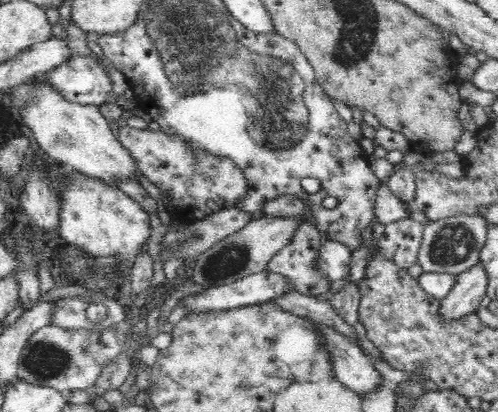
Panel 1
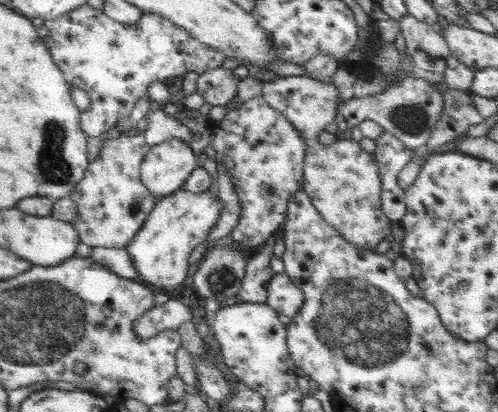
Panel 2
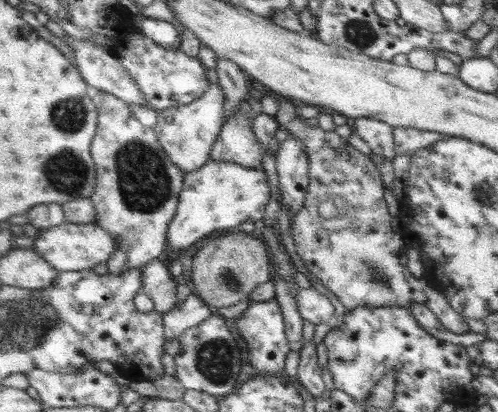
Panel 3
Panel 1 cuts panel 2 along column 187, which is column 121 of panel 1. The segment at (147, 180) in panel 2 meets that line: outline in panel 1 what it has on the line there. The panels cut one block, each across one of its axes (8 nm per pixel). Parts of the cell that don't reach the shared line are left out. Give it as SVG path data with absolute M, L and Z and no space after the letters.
M48 84L38 86L36 96L28 104L28 110L22 110L22 120L26 132L30 132L36 140L36 146L54 162L66 164L78 174L104 182L108 186L118 186L120 180L130 180L140 184L138 166L132 154L120 144L116 134L110 130L110 124L100 114L98 106L70 104Z

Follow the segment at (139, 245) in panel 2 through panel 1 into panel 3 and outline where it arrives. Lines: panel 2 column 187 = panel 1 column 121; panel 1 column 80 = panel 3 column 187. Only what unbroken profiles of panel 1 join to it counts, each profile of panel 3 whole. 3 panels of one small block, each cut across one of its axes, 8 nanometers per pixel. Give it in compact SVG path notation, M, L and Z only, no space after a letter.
M211 160L197 172L187 174L187 182L181 194L179 214L171 222L169 230L169 252L187 250L201 238L207 238L215 230L237 230L243 222L257 222L265 216L265 206L269 204L271 188L267 184L267 174L263 168L243 168L233 162Z

